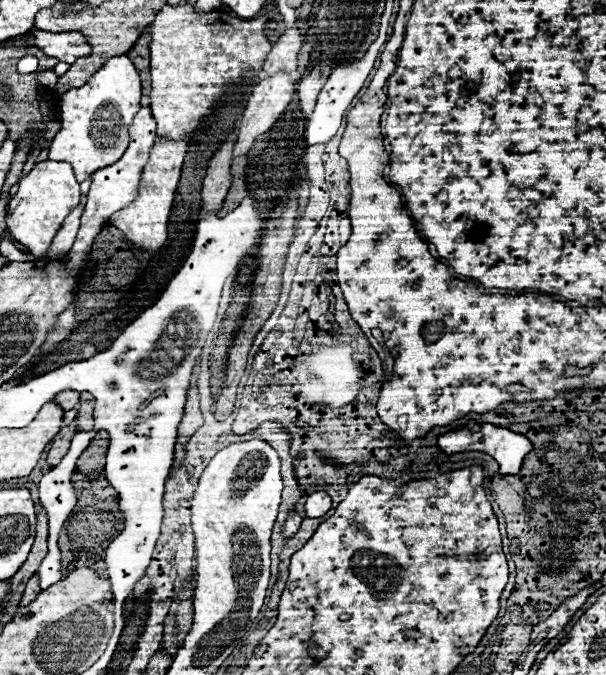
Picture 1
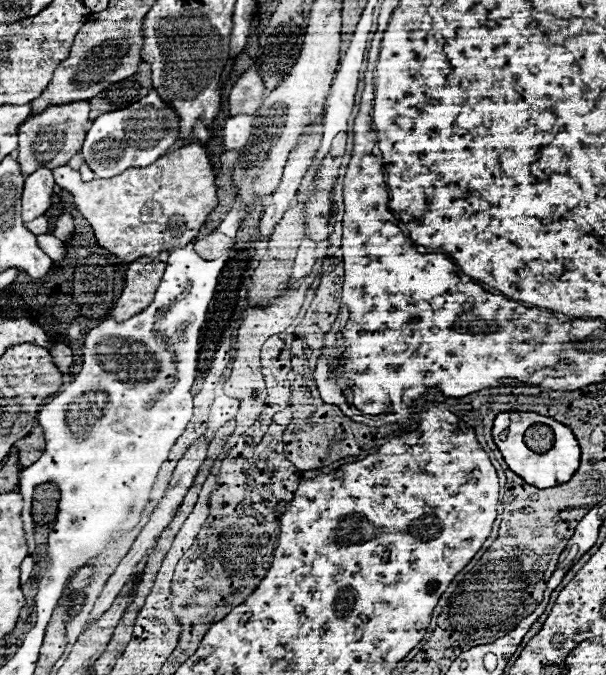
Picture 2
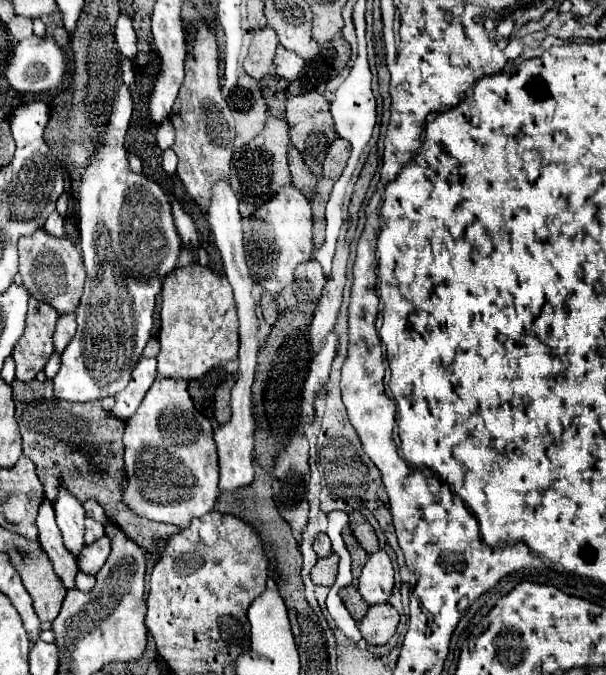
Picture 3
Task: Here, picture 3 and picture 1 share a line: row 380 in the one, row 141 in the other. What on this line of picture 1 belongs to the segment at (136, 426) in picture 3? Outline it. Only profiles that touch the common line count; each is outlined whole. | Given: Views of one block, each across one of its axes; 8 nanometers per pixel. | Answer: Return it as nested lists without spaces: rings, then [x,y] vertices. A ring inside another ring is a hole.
[[[158,136],[152,150],[150,150],[150,158],[148,158],[146,166],[142,168],[138,198],[134,202],[130,202],[128,206],[124,206],[122,210],[114,212],[114,216],[110,216],[110,224],[116,226],[118,230],[122,230],[126,234],[126,238],[130,242],[138,244],[140,248],[158,250],[166,242],[168,218],[170,218],[176,186],[178,186],[178,180],[180,180],[182,162],[184,162],[184,156],[186,156],[186,146],[188,146],[186,140],[176,140],[174,142],[170,138],[160,138]]]

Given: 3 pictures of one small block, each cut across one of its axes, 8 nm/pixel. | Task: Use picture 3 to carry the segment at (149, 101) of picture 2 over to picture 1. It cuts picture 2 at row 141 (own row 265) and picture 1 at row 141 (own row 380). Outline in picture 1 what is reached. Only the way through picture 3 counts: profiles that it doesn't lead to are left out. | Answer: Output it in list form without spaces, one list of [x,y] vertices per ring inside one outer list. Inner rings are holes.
[[[126,54],[110,58],[94,76],[90,76],[84,86],[62,94],[62,128],[50,144],[48,158],[68,162],[78,182],[84,182],[100,166],[116,162],[130,142],[128,126],[134,120],[134,114],[140,110],[140,98],[140,74],[132,60]]]

